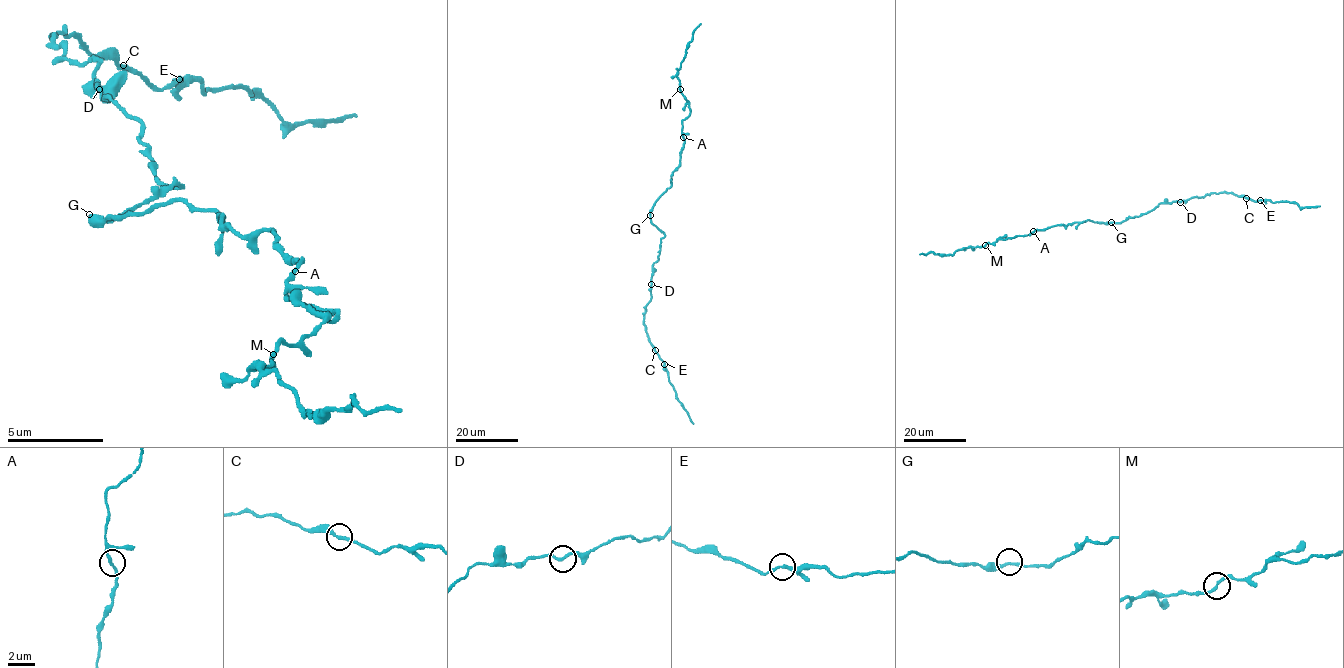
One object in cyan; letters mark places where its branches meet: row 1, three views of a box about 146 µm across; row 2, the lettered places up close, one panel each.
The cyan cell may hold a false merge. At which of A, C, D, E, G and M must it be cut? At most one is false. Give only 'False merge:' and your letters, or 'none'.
False merge: none

